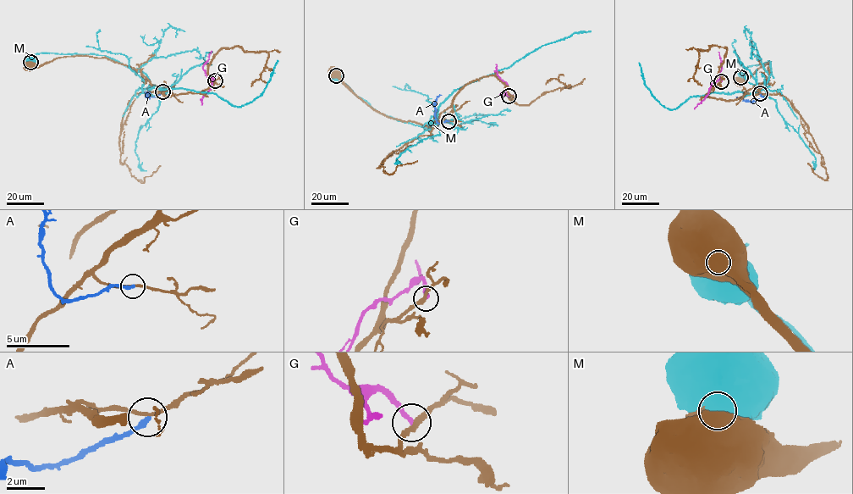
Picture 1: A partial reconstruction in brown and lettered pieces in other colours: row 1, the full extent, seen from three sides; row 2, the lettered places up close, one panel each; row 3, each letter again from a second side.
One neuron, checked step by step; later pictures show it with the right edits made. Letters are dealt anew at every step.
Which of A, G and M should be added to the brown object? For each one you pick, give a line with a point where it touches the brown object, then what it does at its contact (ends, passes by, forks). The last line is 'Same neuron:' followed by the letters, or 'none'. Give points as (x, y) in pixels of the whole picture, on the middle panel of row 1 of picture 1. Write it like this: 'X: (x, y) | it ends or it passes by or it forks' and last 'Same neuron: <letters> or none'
Same neuron: none

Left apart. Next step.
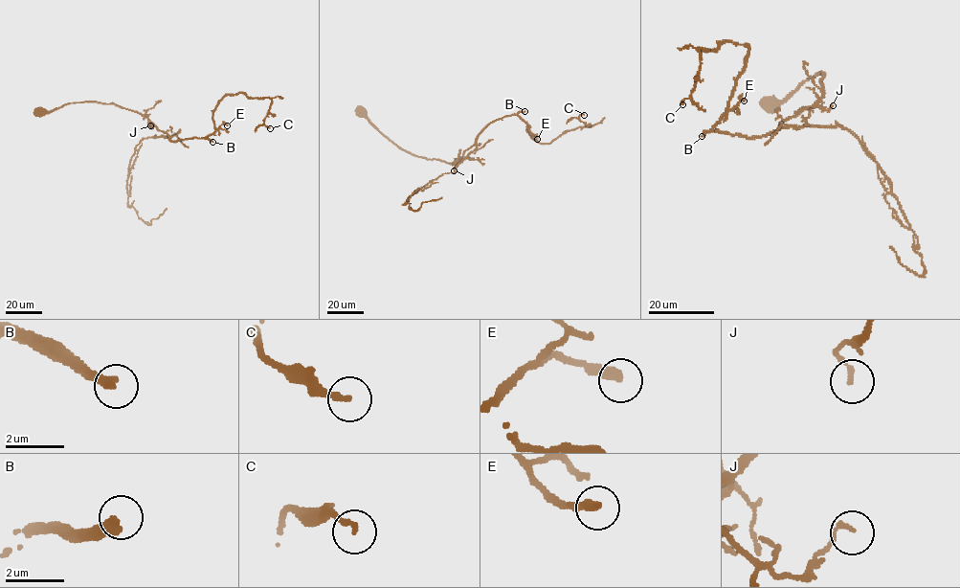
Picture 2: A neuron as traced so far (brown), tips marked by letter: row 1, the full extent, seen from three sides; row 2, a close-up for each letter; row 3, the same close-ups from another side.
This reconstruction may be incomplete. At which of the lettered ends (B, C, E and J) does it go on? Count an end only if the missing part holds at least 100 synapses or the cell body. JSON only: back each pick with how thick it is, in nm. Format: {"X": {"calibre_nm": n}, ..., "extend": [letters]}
{"B": {"calibre_nm": 360}, "extend": ["B"]}

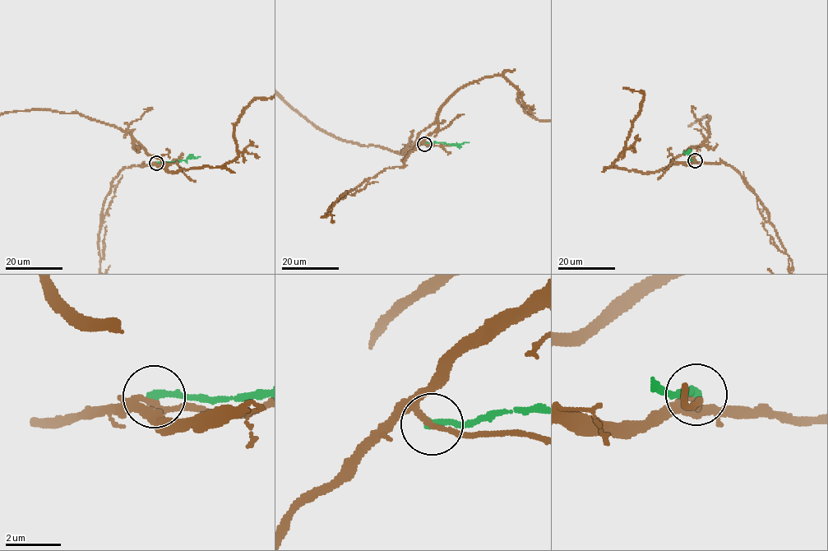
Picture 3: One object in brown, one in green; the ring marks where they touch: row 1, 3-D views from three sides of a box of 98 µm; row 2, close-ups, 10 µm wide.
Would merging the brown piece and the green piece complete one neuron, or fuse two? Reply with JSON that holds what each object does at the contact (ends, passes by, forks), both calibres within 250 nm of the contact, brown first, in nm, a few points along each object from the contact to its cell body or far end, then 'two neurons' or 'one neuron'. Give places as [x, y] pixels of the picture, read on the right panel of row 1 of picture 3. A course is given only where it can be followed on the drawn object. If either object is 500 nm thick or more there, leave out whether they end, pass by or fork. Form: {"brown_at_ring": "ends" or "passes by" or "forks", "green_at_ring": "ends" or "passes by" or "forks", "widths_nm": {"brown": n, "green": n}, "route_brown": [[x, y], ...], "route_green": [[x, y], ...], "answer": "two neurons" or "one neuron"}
{"brown_at_ring": "passes by", "green_at_ring": "ends", "widths_nm": {"brown": 190, "green": 280}, "route_green": [[696, 160], [690, 159], [682, 151]], "answer": "two neurons"}

